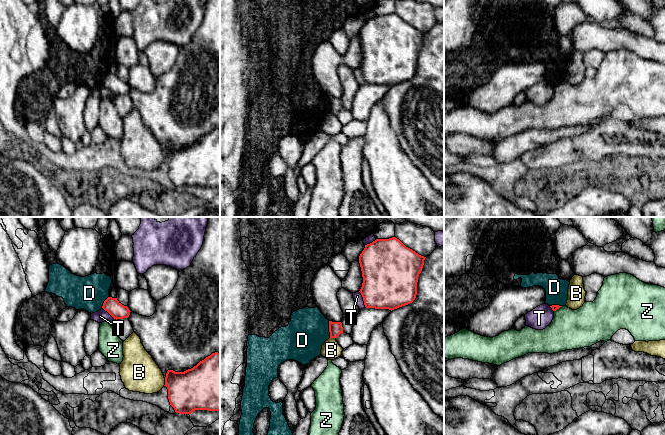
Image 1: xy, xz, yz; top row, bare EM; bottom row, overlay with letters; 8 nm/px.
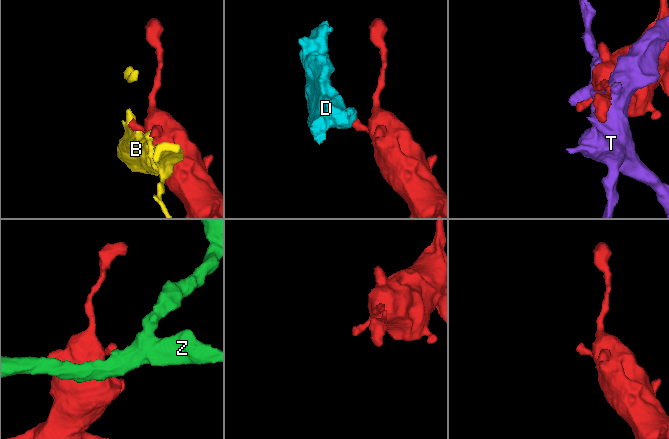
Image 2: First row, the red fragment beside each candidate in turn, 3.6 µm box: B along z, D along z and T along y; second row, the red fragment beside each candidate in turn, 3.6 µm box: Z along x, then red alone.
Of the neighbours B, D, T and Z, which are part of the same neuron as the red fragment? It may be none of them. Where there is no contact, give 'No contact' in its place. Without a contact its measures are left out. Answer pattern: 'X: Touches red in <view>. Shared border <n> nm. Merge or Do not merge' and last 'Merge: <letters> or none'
B: Touches red in xy. Shared border 70 nm. Do not merge
D: Touches red in xz. Shared border 140 nm. Do not merge
T: Touches red in xz. Shared border 140 nm. Do not merge
Z: Touches red in yz. Shared border 80 nm. Do not merge
Merge: none

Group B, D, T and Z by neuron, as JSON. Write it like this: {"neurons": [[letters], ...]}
{"neurons": [["B"], ["D"], ["T"], ["Z"]]}

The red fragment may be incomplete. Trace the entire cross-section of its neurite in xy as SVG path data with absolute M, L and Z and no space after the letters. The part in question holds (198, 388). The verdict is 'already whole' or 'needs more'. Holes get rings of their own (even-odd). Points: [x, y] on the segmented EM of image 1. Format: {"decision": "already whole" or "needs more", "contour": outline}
{"decision": "already whole", "contour": "M212 353L184 372L168 370L164 386L176 413L220 411L220 353Z"}

